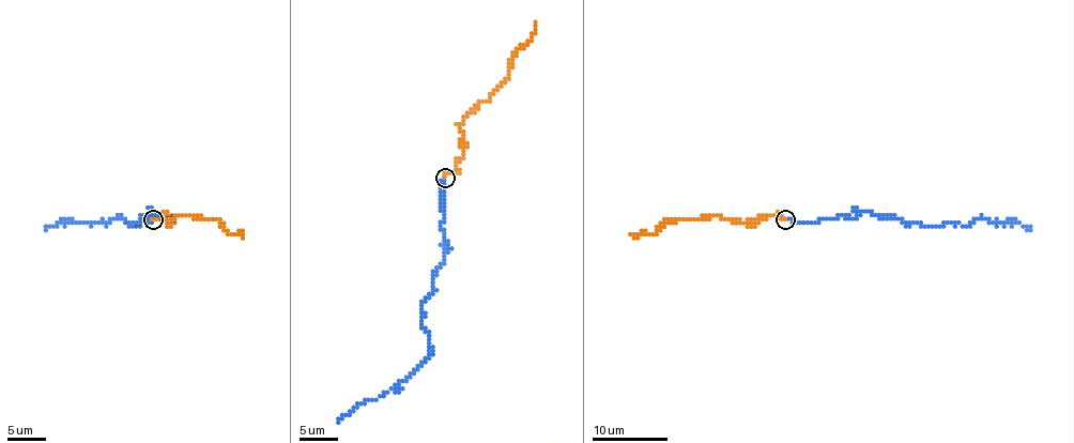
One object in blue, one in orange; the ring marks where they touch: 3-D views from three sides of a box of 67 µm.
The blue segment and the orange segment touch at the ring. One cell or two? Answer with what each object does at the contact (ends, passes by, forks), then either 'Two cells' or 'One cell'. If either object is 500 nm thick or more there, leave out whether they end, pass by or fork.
At the ring blue ends. At the ring orange ends. One cell

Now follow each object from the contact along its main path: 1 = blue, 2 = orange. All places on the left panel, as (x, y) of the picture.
1: (153, 219), (153, 212), (129, 227), (139, 224), (63, 219), (47, 229)
2: (153, 219), (164, 216), (171, 218), (169, 222), (185, 214), (213, 218), (230, 233), (242, 234)

